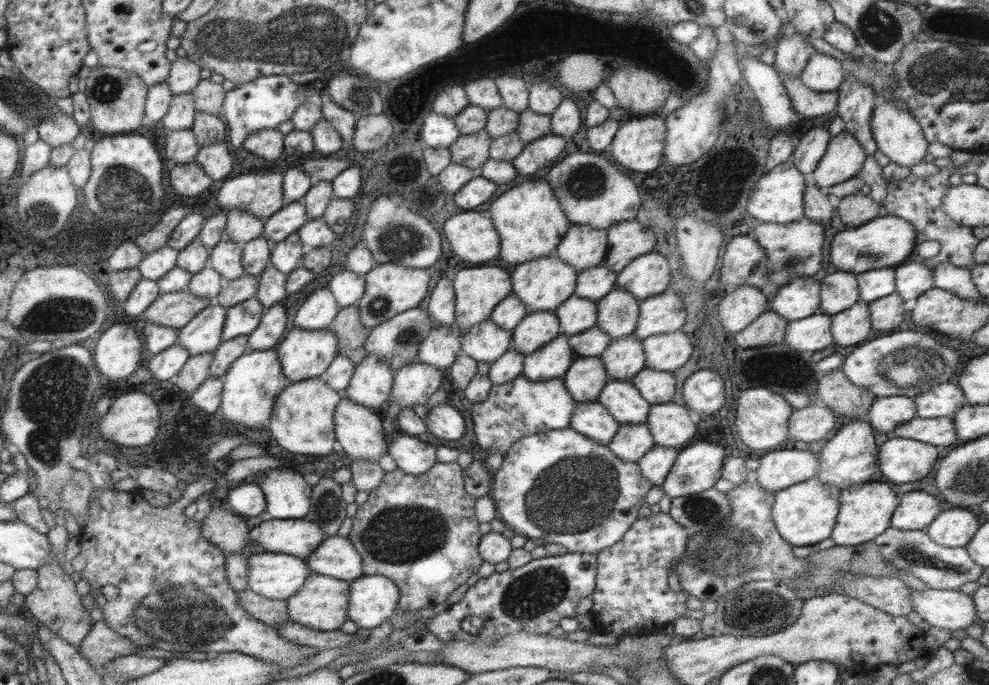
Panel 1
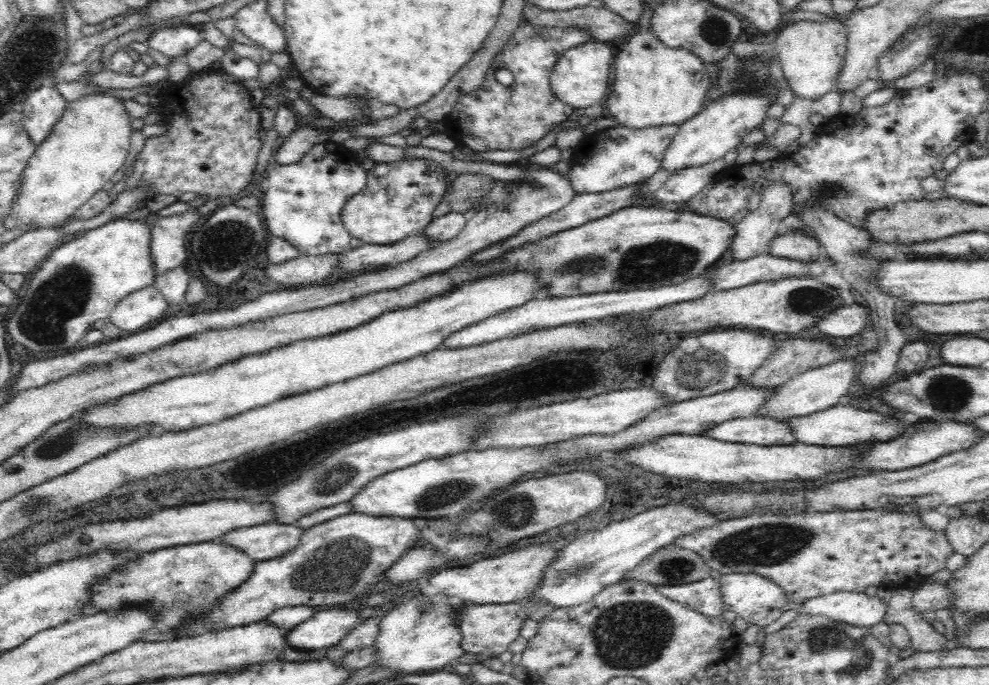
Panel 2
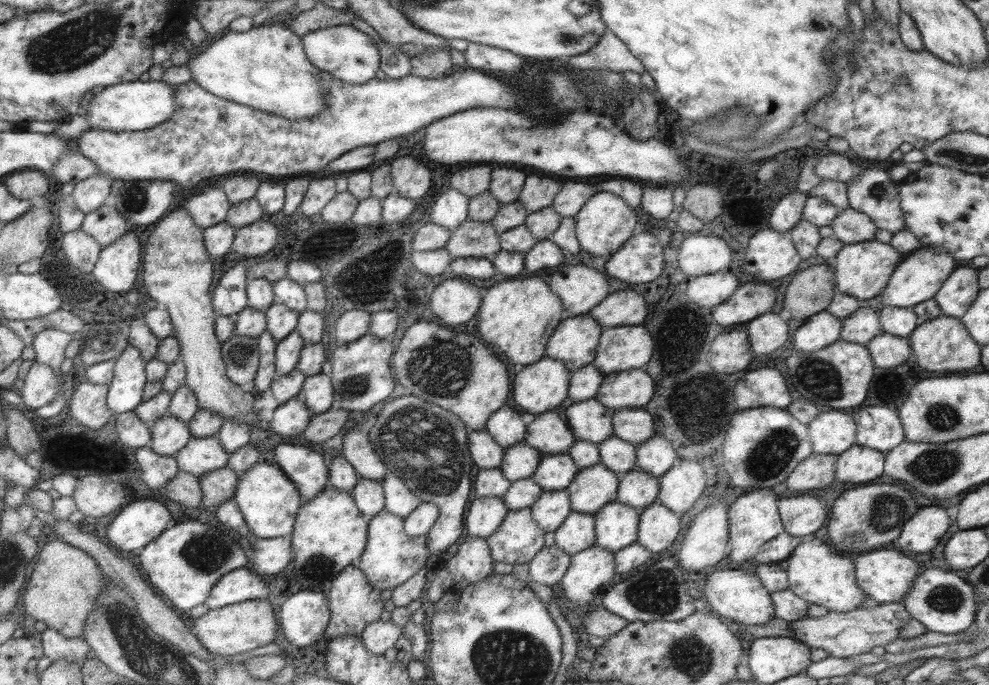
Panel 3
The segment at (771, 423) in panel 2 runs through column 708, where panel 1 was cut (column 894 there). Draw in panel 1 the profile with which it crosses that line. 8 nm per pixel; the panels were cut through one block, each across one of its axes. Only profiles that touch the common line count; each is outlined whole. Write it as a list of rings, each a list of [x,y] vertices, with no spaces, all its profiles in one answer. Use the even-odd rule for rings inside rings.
[[[913,417],[911,420],[897,425],[893,430],[885,434],[884,438],[893,437],[918,440],[925,444],[930,444],[941,448],[955,444],[955,431],[952,418],[919,418]]]

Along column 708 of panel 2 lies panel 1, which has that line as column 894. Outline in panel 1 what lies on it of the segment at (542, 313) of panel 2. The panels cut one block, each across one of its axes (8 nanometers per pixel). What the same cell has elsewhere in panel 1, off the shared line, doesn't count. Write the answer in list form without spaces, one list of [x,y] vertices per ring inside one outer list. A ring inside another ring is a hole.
[[[877,268],[855,274],[858,295],[861,300],[870,303],[894,291],[894,270]]]

